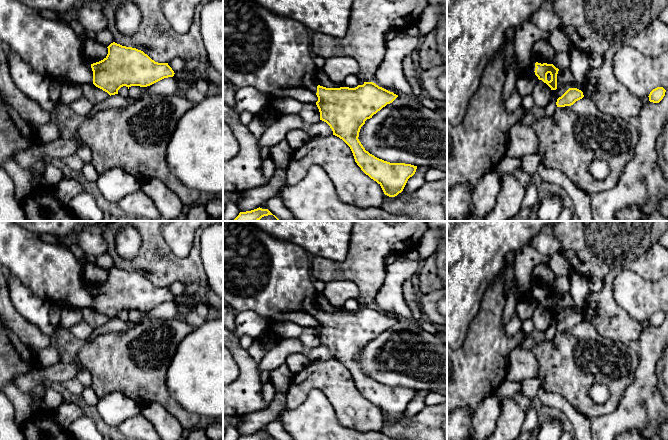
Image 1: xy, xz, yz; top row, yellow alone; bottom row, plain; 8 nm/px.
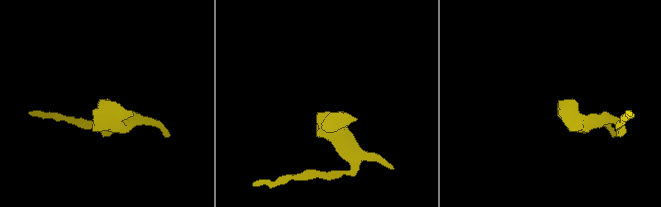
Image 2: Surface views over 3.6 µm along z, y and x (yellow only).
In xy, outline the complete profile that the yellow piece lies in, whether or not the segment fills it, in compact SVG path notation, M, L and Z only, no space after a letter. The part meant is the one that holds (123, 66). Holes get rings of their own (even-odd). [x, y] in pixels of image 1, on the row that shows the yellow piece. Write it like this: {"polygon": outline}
{"polygon": "M0 0L0 43L52 82L93 83L110 96L118 94L123 86L147 87L175 74L168 63L155 62L143 51L115 42L107 47L108 54L103 60L90 64L82 54L80 38L67 22L43 18L39 10L18 0Z"}

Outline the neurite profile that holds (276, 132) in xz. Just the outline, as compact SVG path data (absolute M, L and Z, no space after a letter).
M299 113L283 114L276 122L264 130L259 139L260 149L264 147L271 148L284 140L287 132L294 129L305 130L310 138L325 138L333 134L330 126L322 120L313 125L306 125Z

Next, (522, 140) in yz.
M516 122L509 128L506 154L513 157L523 157L538 153L539 141L533 127Z

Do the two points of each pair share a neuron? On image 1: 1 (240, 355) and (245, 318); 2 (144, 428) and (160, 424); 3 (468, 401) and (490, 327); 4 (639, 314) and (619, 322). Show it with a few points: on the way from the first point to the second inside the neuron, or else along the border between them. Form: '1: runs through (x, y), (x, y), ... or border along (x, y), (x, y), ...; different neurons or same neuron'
1: border along (233, 332), (237, 338); different neurons
2: border along (140, 413), (155, 429); different neurons
3: runs through (468, 383), (468, 377), (482, 362), (486, 345); same neuron
4: border along (615, 300), (631, 317), (640, 322); different neurons

